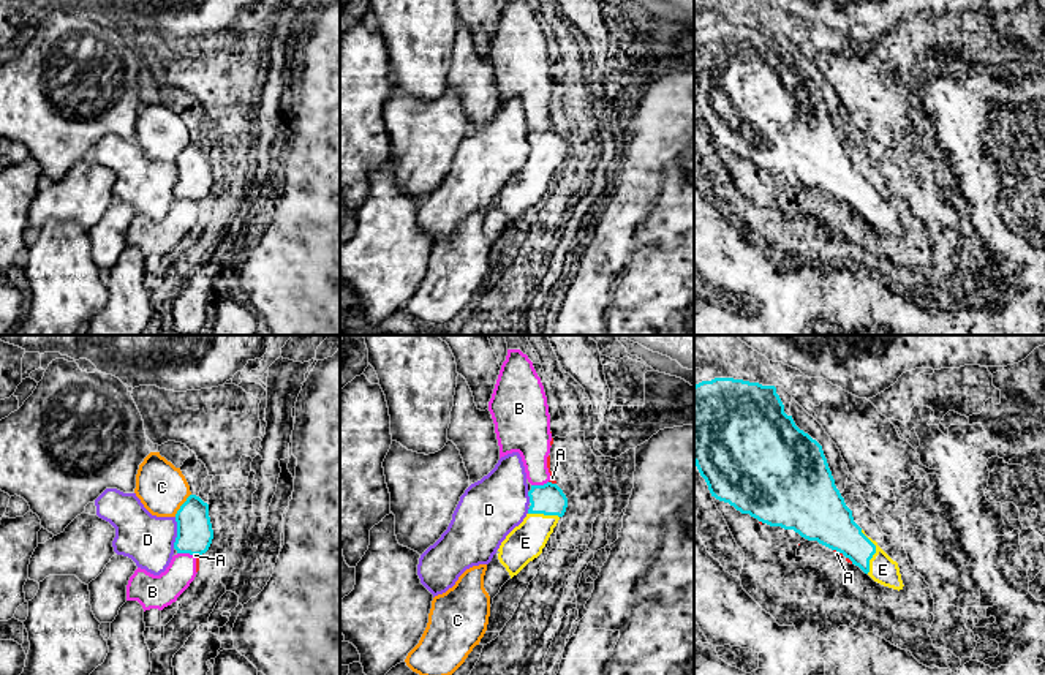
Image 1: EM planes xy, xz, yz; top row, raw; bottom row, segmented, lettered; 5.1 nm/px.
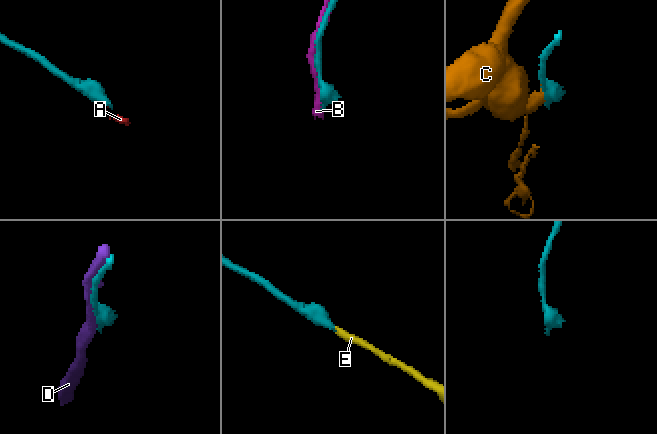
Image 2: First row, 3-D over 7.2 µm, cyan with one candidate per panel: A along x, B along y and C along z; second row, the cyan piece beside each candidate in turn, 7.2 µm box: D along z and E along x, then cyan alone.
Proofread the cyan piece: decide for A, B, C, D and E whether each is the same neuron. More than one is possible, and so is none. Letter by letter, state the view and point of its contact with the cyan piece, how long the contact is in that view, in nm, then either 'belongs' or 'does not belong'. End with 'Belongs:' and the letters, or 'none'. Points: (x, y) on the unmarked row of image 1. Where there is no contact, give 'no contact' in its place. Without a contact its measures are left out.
A: yz (838, 196) | 60 nm | does not belong
B: xy (185, 198) | 90 nm | does not belong
C: xy (182, 150) | 150 nm | does not belong
D: xy (177, 179) | 160 nm | does not belong
E: yz (875, 198) | 220 nm | belongs
Belongs: E

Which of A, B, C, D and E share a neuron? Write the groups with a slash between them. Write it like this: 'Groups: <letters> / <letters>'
Groups: A B / C / D / E

